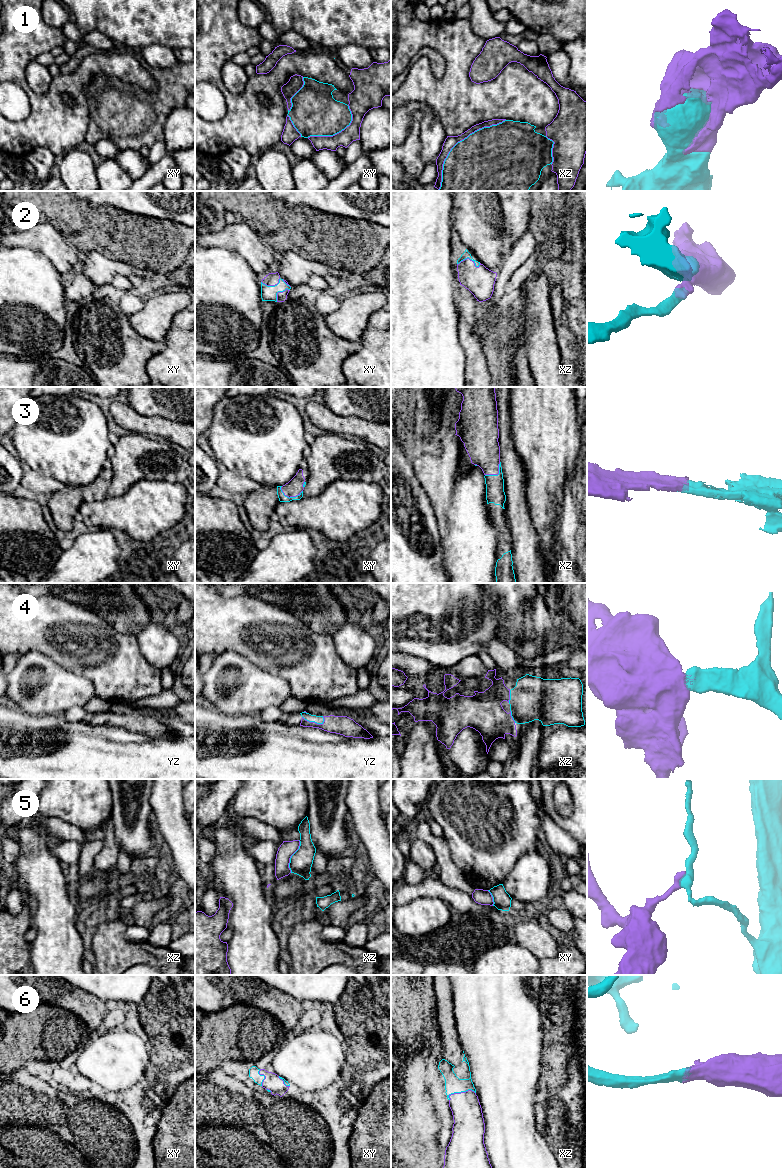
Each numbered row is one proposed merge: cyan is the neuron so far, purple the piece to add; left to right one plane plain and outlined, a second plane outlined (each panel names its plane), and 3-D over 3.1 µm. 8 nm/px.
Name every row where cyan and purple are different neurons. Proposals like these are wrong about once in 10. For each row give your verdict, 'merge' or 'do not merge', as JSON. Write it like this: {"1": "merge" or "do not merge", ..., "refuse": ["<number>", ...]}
{"1": "merge", "2": "merge", "3": "merge", "4": "merge", "5": "do not merge", "6": "merge", "refuse": ["5"]}

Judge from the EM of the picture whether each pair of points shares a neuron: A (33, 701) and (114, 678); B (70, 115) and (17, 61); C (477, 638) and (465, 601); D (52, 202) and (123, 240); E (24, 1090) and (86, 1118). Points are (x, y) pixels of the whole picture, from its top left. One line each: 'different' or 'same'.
A: different
B: same
C: same
D: same
E: same

